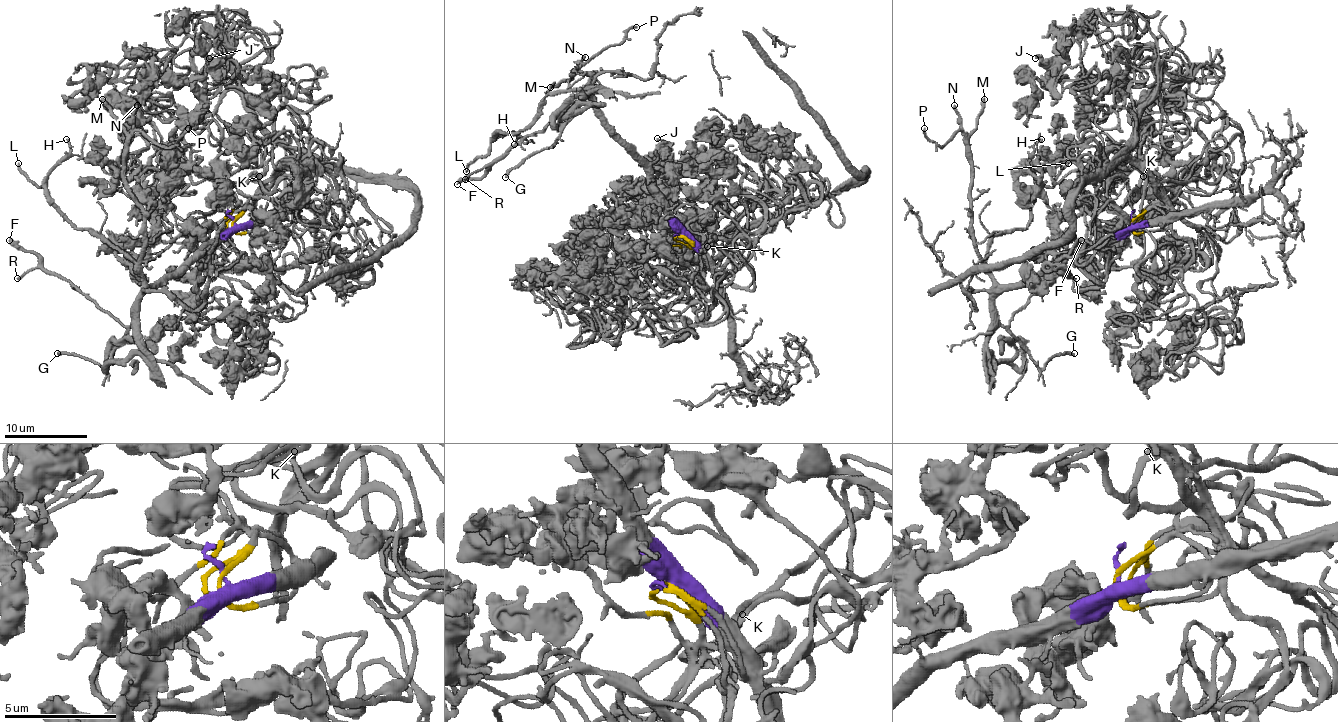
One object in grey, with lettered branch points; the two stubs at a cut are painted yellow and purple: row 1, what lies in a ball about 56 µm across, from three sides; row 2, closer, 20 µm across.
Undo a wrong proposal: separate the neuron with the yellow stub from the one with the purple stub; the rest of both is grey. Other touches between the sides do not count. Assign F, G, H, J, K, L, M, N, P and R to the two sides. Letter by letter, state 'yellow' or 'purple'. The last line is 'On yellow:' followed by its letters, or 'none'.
F: purple
G: purple
H: purple
J: yellow
K: yellow
L: purple
M: purple
N: purple
P: purple
R: purple
On yellow: J, K

